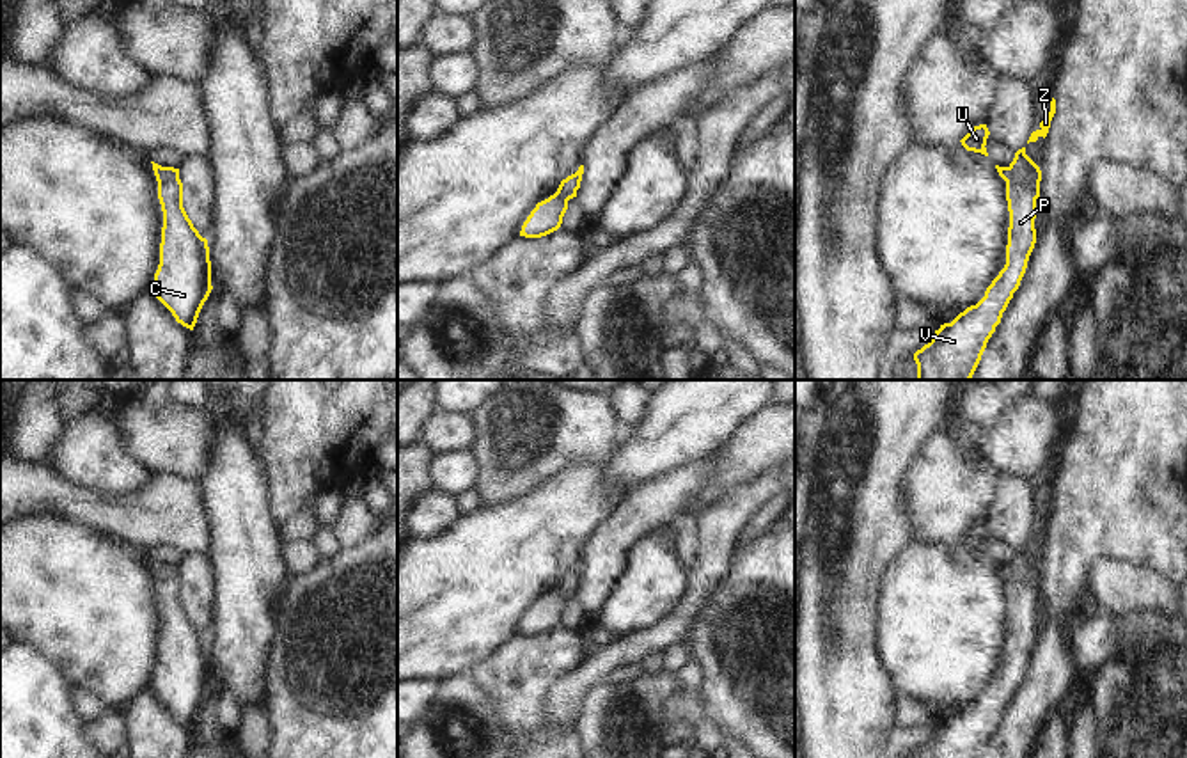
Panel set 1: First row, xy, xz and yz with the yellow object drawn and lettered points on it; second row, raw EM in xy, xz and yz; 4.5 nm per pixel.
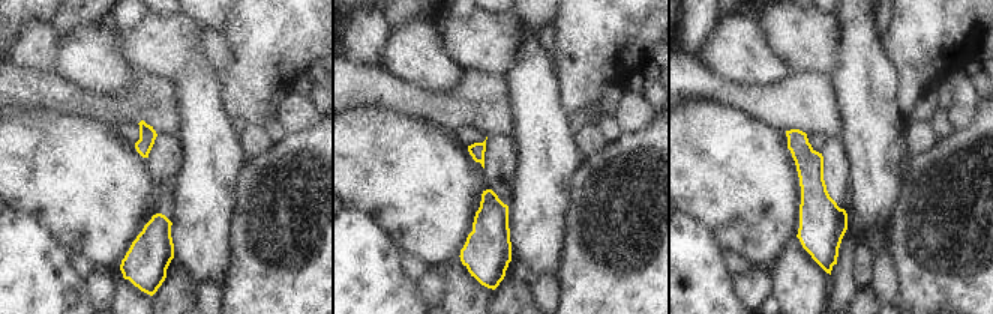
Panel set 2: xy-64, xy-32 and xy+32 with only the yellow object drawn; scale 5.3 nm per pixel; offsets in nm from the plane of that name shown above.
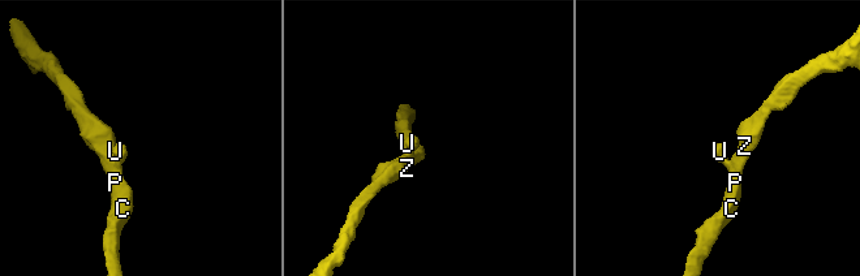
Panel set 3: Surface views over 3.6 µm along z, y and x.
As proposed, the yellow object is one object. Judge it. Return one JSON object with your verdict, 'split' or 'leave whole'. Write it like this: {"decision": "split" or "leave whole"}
{"decision": "leave whole"}

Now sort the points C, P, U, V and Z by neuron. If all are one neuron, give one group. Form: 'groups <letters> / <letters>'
groups C P U V Z

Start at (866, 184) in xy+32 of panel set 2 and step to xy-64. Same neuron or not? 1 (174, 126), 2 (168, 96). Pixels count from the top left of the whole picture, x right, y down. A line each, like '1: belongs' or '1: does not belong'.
1: does not belong
2: does not belong

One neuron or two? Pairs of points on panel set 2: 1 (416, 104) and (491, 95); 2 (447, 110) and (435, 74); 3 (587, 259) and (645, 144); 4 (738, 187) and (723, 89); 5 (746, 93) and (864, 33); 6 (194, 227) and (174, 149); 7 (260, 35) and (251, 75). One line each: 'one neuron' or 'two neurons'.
1: one neuron
2: two neurons
3: one neuron
4: two neurons
5: two neurons
6: two neurons
7: one neuron

